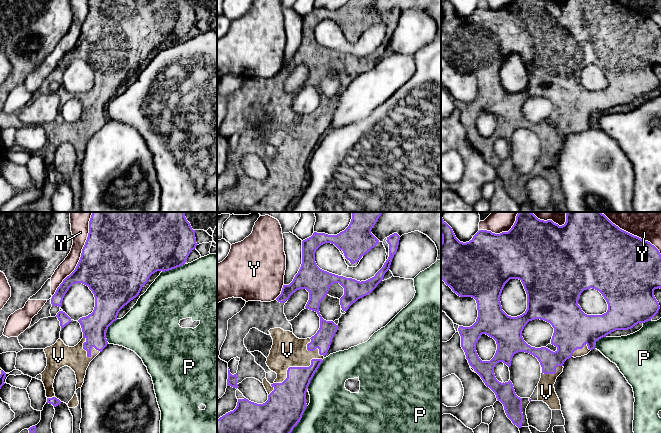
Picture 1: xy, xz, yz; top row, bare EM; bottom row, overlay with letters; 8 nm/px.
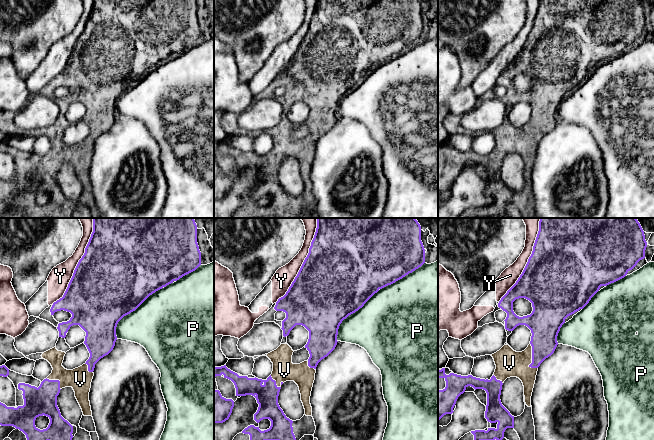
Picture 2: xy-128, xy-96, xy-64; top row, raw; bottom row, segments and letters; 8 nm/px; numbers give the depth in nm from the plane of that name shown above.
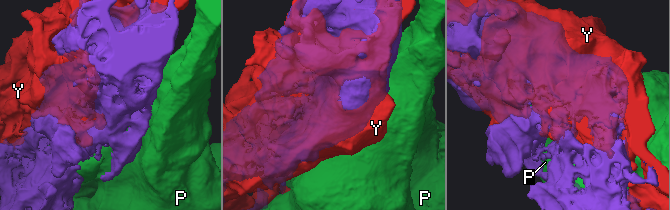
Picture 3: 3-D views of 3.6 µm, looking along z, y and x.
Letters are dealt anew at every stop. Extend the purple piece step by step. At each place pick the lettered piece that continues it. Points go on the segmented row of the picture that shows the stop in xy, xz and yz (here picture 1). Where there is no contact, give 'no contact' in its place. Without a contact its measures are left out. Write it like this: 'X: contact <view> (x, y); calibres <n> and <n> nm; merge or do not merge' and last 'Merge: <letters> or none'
P: contact xz (313, 375); calibres 260 and 320 nm; do not merge
V: contact xz (296, 367); calibres 280 and 260 nm; merge
Y: contact xy (81, 254); calibres 500 and 140 nm; do not merge
Merge: V

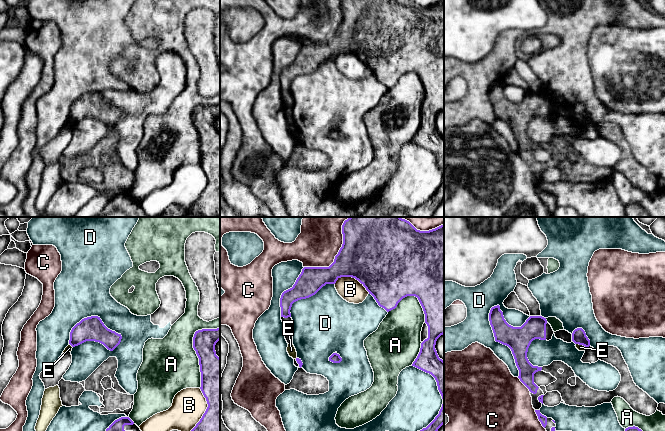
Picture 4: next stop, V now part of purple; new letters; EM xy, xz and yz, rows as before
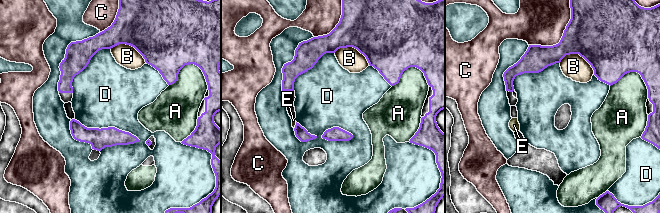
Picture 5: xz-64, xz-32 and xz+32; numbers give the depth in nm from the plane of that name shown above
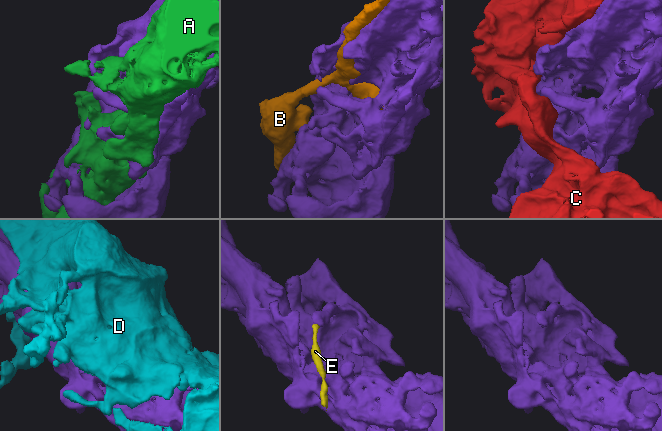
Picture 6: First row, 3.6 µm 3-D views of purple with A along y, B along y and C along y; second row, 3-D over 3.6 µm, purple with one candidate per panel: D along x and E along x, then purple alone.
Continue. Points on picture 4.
A: contact xy (193, 347); calibres 220 and 440 nm; do not merge
B: contact xy (206, 409); calibres 300 and 260 nm; do not merge
C: contact xz (338, 253); calibres 460 and 340 nm; do not merge
D: contact yz (497, 341); calibres 200 and 220 nm; do not merge
E: contact yz (581, 344); calibres 110 and 50 nm; do not merge
Merge: none

